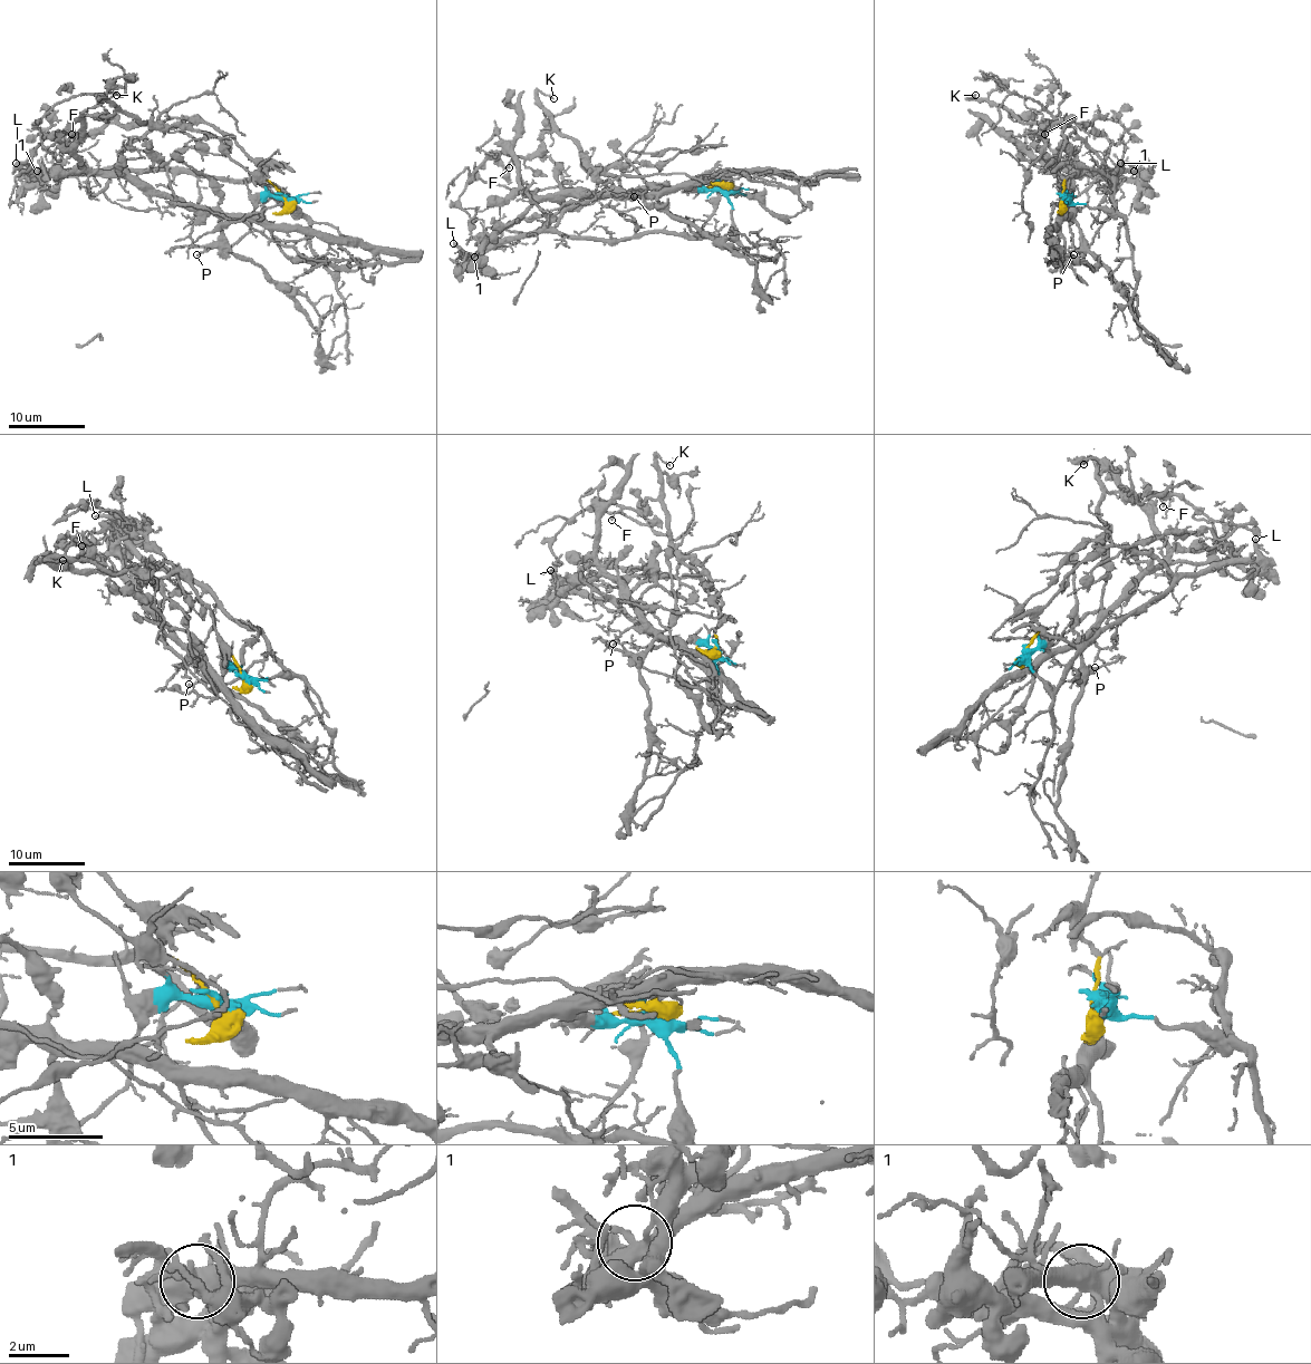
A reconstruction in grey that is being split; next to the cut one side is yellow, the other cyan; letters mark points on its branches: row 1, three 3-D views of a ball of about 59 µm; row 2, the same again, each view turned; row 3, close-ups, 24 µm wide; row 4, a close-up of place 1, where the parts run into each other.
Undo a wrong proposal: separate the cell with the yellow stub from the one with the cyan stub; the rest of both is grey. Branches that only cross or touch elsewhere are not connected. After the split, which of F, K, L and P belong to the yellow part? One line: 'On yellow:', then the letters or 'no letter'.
On yellow: F, K, L

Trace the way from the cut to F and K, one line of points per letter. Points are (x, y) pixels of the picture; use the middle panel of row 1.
F: (723, 185), (626, 189), (616, 177), (597, 175), (556, 132), (542, 134), (540, 145), (510, 168)
K: (723, 185), (624, 189), (616, 177), (597, 175), (582, 161), (582, 151), (557, 131), (538, 94), (553, 98)

